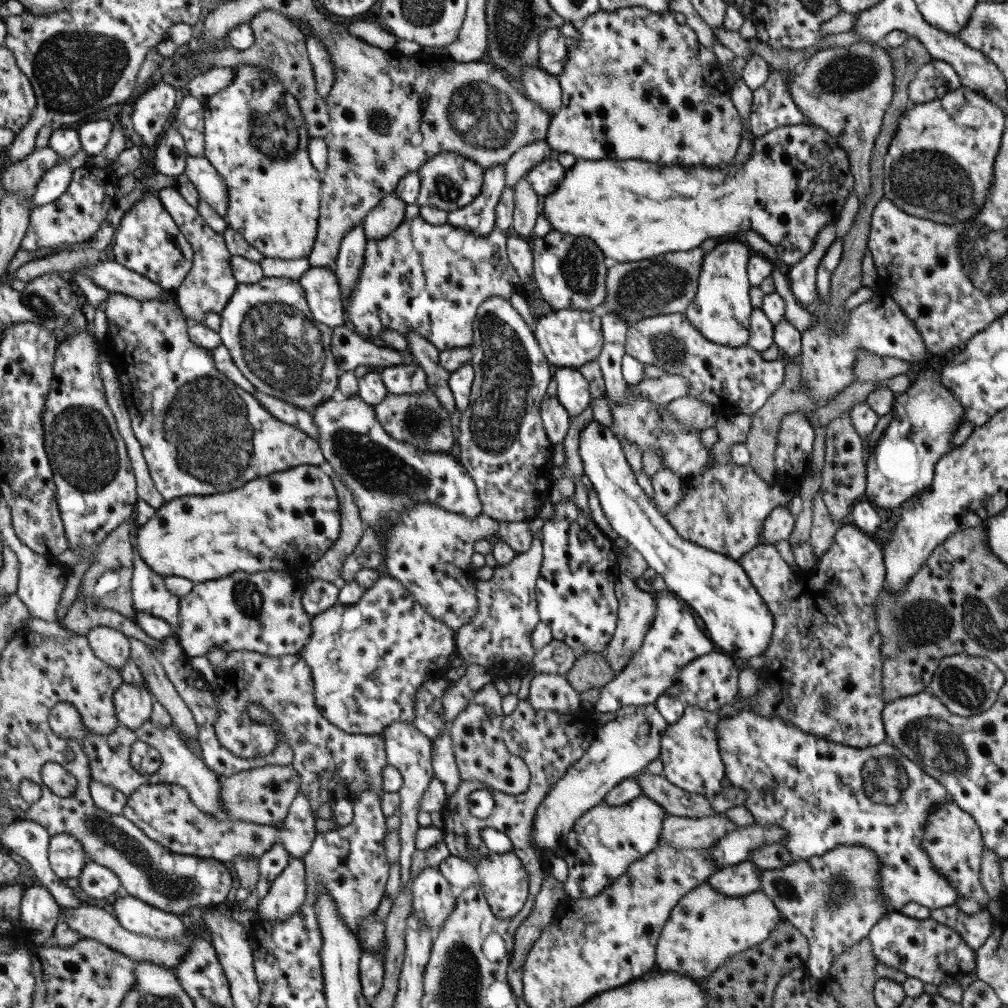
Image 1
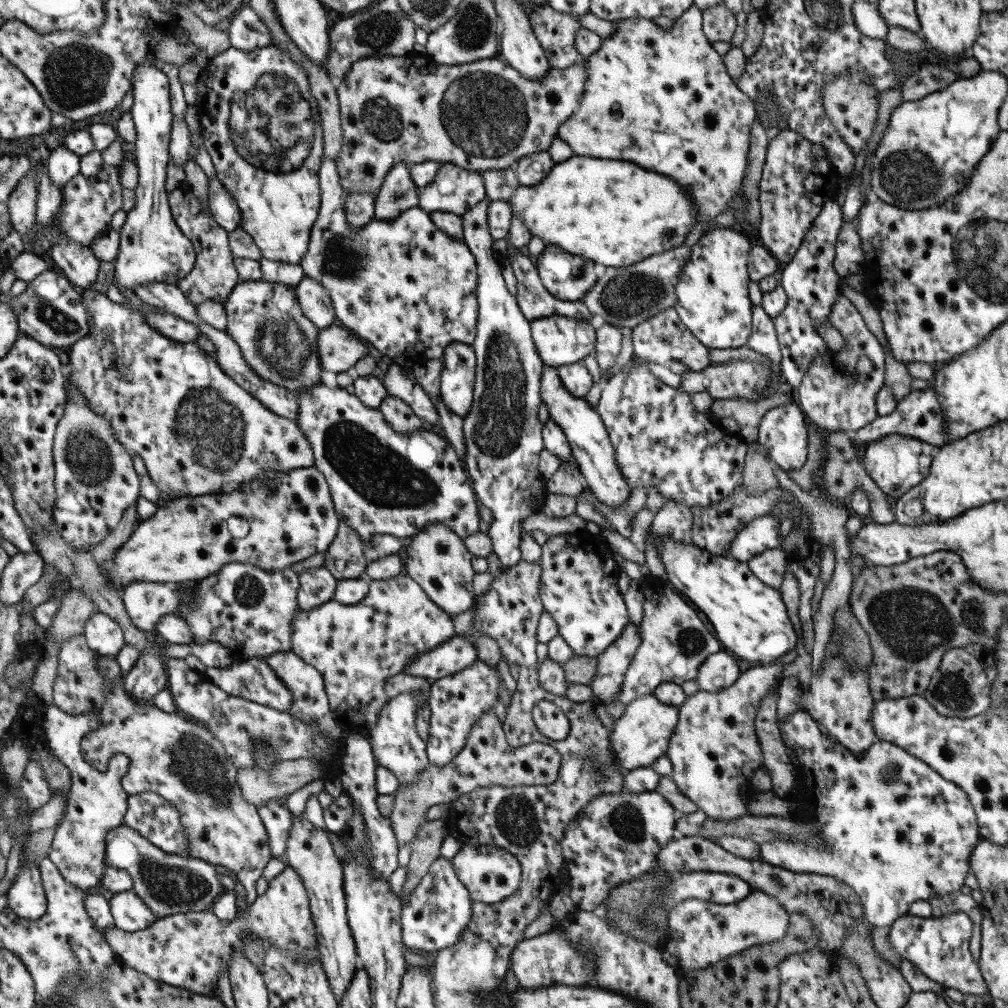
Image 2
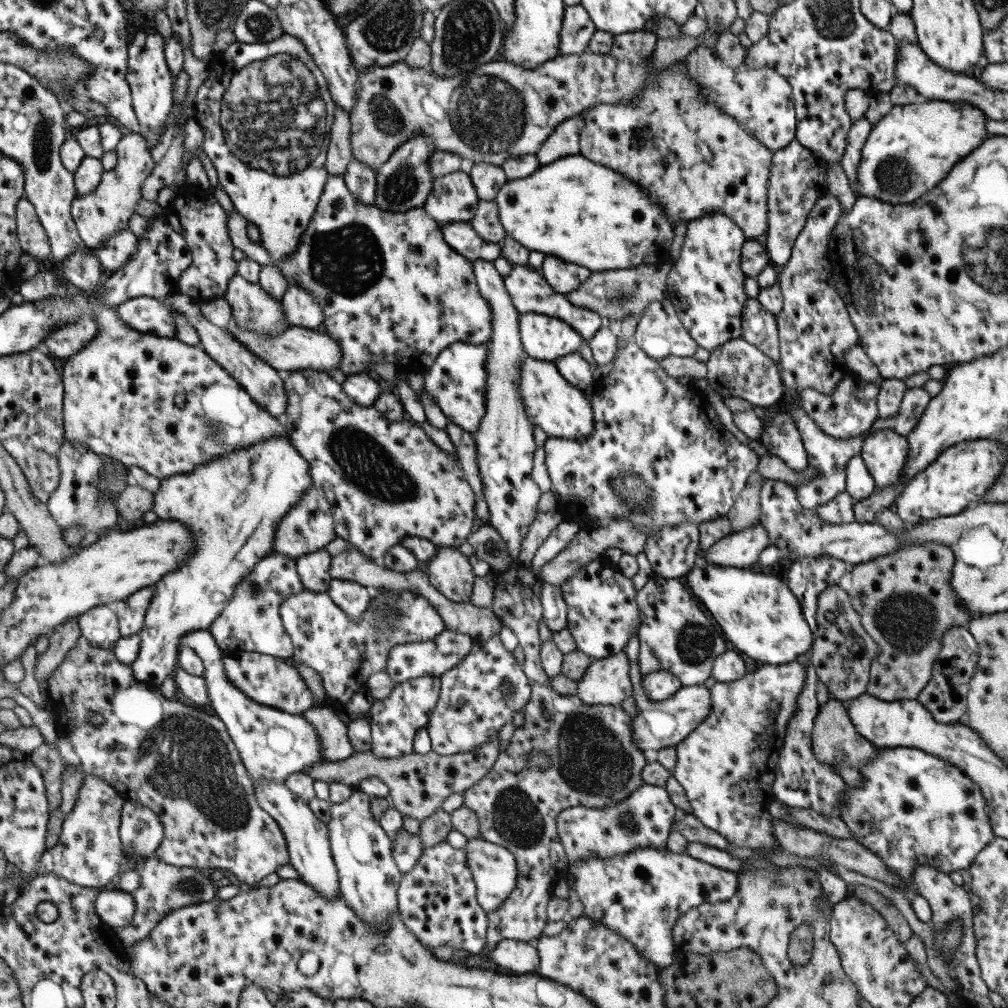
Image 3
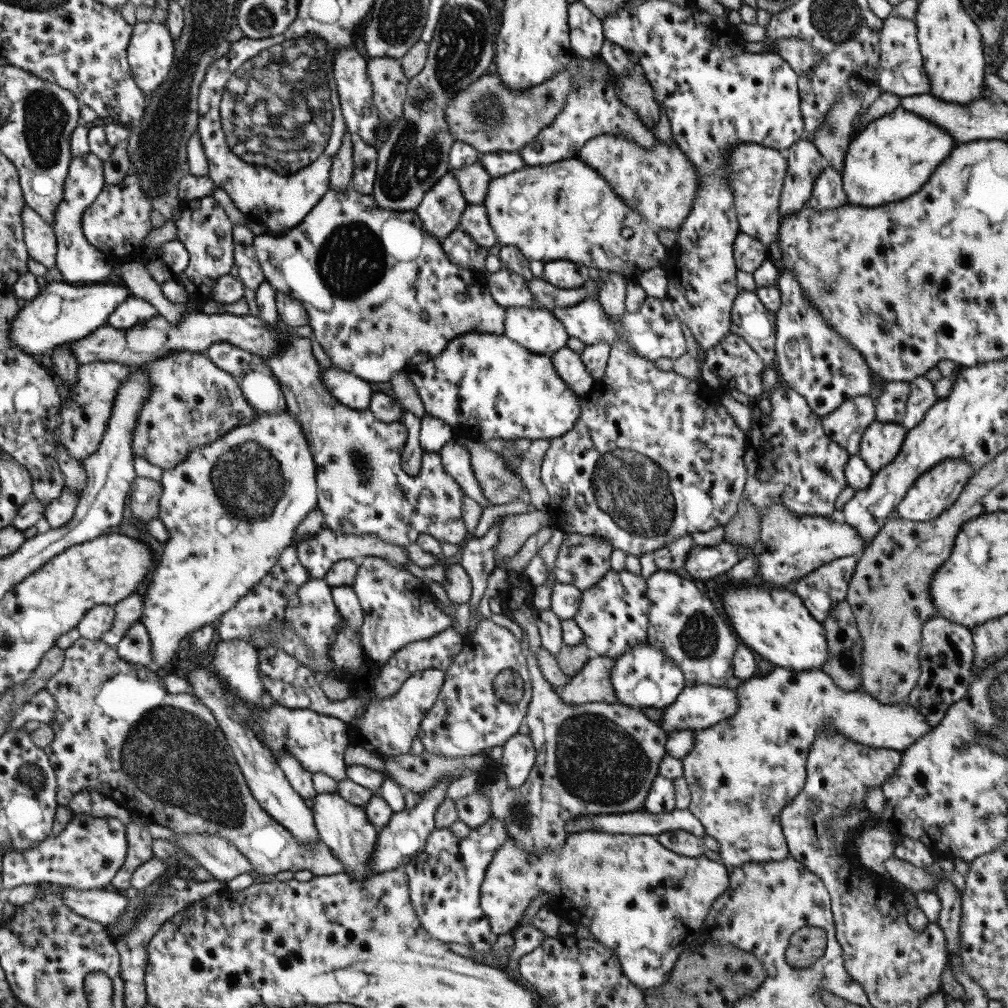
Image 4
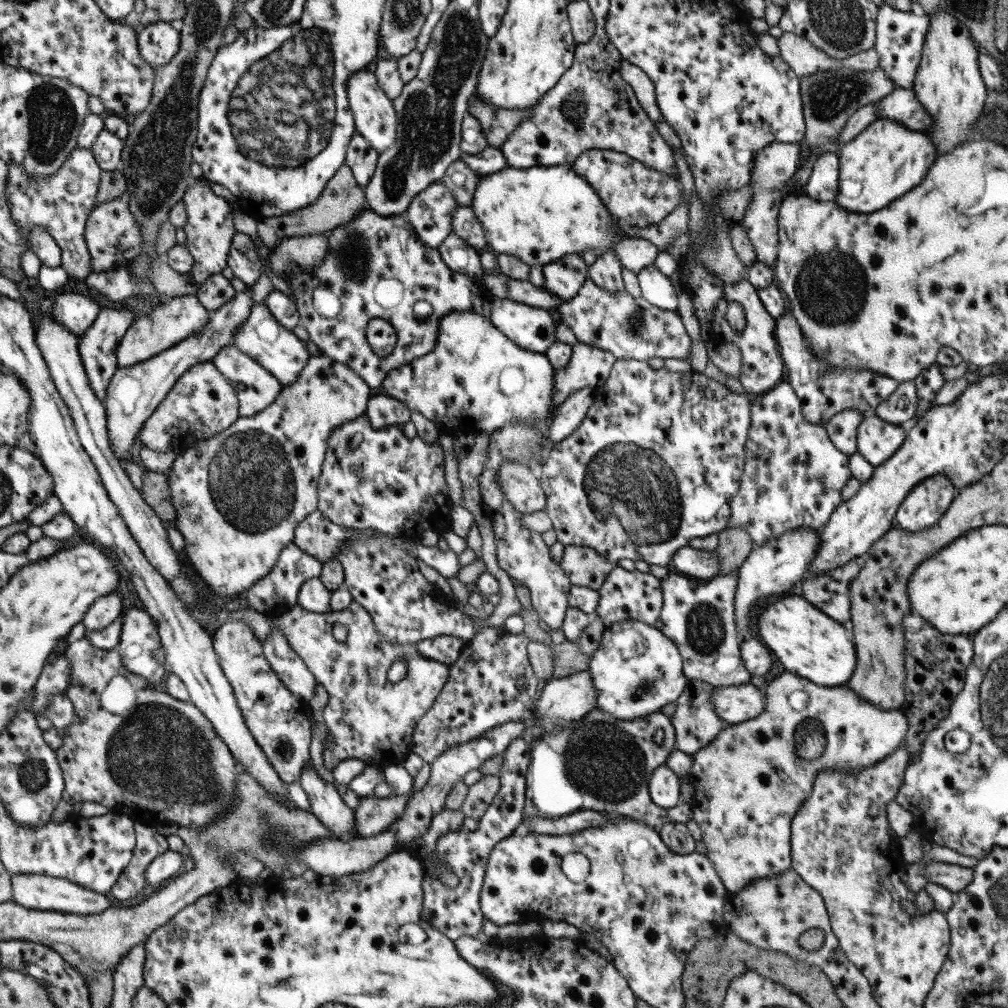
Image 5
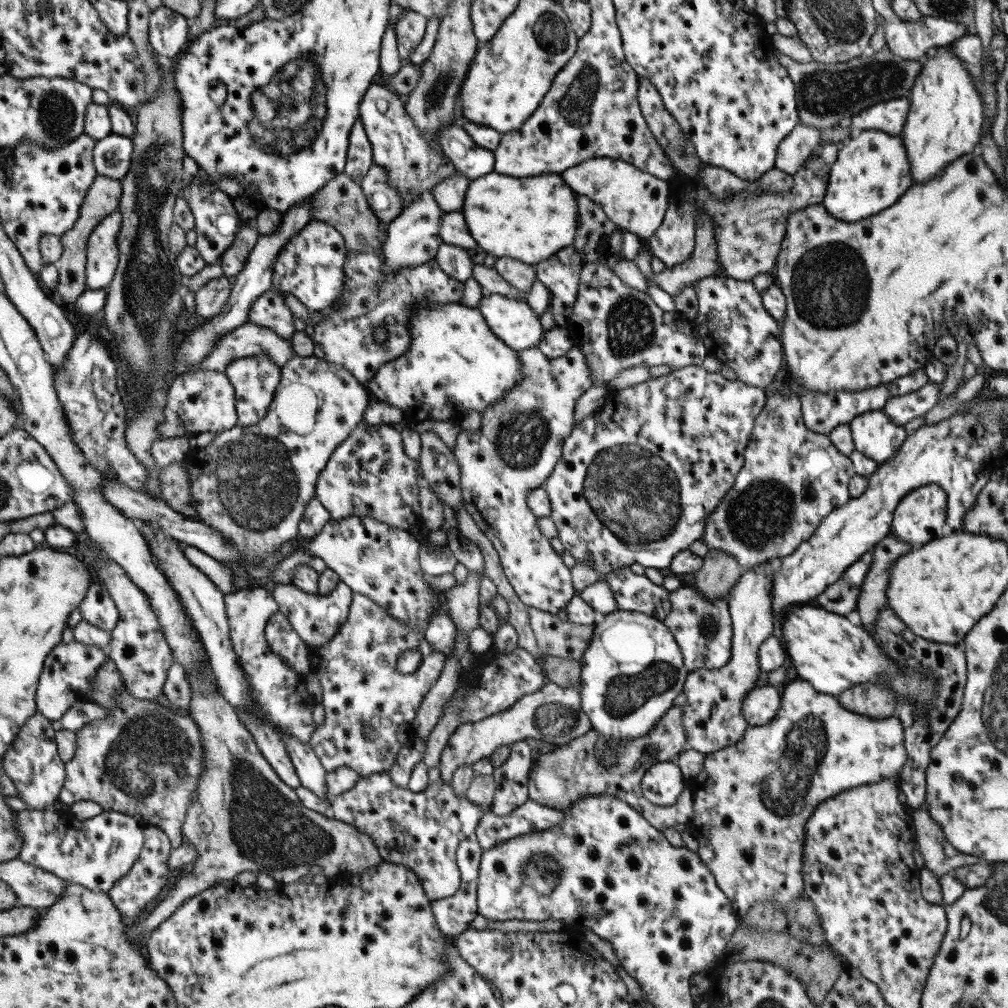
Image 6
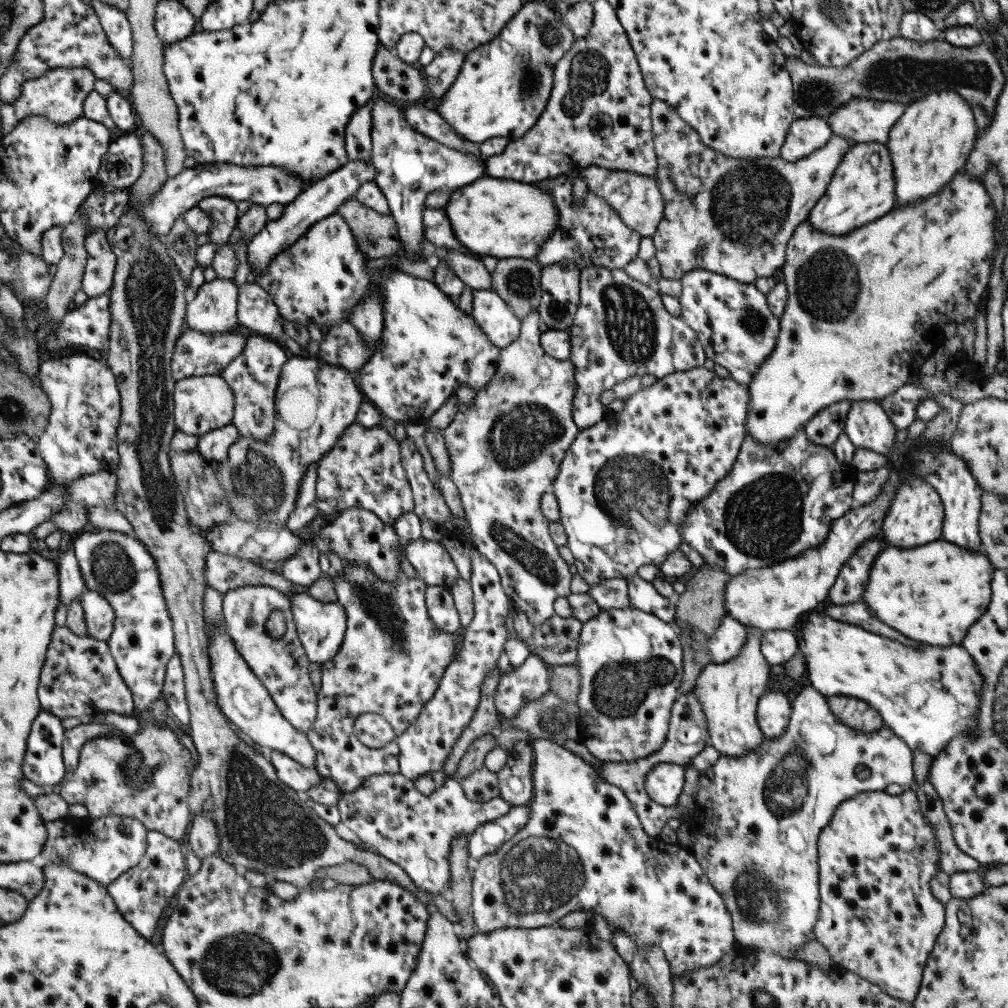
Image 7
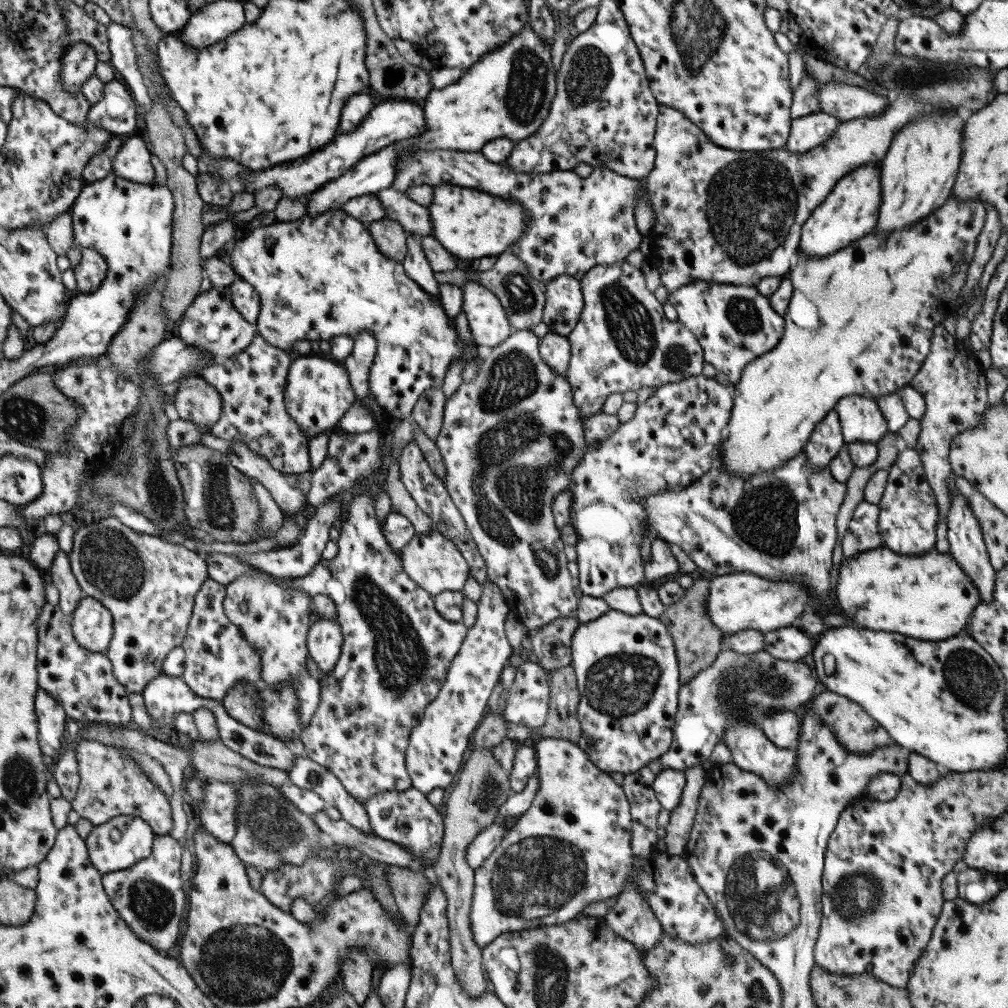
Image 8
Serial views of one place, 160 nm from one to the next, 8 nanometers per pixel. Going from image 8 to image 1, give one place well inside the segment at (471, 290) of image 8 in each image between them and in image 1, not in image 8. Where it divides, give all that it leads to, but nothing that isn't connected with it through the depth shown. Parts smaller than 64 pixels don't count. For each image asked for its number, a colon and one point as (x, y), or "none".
1: (568, 338)
2: (559, 341)
3: (545, 338)
4: (537, 330)
5: (533, 329)
6: (514, 322)
7: (498, 322)

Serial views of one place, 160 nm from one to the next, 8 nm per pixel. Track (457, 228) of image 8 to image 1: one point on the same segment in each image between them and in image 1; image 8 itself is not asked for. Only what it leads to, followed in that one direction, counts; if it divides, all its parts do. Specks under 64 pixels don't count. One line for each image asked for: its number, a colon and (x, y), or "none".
1: (630, 210)
2: (614, 213)
3: (585, 214)
4: (564, 211)
5: (539, 214)
6: (529, 219)
7: (501, 218)

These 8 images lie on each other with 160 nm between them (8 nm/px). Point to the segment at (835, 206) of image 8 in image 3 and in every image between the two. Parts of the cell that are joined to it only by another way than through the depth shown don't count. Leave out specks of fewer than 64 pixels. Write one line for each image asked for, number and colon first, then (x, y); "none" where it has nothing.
3: (910, 150)
4: (893, 156)
5: (883, 162)
6: (870, 172)
7: (861, 190)

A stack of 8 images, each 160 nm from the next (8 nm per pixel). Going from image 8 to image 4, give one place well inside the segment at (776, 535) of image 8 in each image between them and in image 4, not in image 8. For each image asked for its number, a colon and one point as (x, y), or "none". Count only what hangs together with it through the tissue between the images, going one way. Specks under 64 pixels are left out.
4: (789, 459)
5: (792, 475)
6: (791, 478)
7: (776, 502)

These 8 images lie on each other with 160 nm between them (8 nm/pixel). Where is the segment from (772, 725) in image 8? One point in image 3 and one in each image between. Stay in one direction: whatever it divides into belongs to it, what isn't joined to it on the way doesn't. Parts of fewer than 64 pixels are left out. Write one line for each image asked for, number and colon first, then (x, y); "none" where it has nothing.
3: (657, 724)
4: (696, 707)
5: (733, 704)
6: (759, 705)
7: (773, 708)

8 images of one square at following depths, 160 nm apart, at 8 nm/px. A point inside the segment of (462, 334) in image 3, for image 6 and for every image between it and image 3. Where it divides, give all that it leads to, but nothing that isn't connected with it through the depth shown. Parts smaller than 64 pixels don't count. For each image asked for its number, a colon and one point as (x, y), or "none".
4: (368, 273)
5: (374, 267)
6: (368, 297)

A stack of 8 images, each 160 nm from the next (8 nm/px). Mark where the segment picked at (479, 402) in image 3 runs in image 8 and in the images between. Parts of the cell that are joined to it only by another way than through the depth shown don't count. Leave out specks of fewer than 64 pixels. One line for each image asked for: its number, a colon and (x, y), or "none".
4: (484, 386)
5: (475, 379)
6: (454, 363)
7: (428, 348)
8: (318, 277)

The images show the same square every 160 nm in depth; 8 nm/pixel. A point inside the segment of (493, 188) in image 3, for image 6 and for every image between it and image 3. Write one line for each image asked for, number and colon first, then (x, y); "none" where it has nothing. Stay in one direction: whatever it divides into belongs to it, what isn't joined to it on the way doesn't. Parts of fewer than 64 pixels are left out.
4: (473, 180)
5: (458, 179)
6: (449, 193)

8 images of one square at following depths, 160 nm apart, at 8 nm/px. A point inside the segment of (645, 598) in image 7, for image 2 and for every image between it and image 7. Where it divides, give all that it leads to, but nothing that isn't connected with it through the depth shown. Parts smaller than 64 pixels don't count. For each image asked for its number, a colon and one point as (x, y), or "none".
2: (578, 588)
3: (602, 615)
4: (613, 614)
5: (625, 595)
6: (631, 592)

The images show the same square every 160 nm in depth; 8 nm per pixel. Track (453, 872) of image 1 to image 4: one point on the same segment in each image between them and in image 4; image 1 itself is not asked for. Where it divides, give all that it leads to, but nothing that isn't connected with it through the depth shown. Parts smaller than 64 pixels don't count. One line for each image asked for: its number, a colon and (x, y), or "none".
2: (490, 874)
3: (492, 868)
4: (645, 903)

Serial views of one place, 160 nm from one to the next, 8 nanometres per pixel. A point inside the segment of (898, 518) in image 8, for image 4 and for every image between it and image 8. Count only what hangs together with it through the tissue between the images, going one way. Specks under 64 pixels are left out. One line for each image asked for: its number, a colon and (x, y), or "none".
4: (935, 490)
5: (927, 501)
6: (919, 517)
7: (914, 517)

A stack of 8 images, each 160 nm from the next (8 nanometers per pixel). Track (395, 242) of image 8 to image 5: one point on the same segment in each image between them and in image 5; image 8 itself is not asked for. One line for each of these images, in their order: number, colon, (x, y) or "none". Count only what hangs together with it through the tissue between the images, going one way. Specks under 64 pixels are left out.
5: (342, 198)
6: (340, 203)
7: (375, 235)

